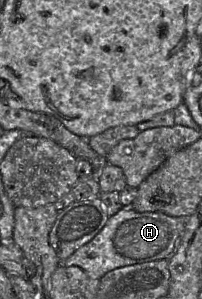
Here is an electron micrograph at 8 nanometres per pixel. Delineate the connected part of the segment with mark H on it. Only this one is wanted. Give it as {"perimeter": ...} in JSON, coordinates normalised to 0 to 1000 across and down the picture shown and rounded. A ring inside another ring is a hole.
{"perimeter":[[[604,692],[535,729],[520,756],[446,809],[376,836],[307,886],[381,890],[455,930],[495,933],[594,893],[827,866],[871,843],[916,732],[802,709],[678,709],[649,692]]]}

